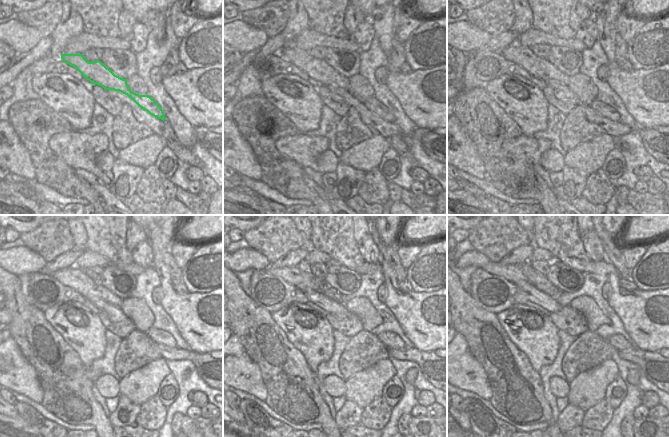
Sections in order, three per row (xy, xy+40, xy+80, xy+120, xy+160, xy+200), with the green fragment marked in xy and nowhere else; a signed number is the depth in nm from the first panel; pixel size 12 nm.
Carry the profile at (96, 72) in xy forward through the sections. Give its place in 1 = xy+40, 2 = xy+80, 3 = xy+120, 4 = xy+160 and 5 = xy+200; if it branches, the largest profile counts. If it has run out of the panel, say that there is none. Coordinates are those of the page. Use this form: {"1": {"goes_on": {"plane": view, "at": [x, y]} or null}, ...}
{"1": {"goes_on": {"plane": "xy+40", "at": [317, 69]}}, "2": {"goes_on": {"plane": "xy+80", "at": [539, 68]}}, "3": {"goes_on": {"plane": "xy+120", "at": [73, 277]}}, "4": {"goes_on": {"plane": "xy+160", "at": [300, 277]}}, "5": {"goes_on": {"plane": "xy+200", "at": [512, 272]}}}

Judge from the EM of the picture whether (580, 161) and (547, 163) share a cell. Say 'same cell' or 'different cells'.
different cells

